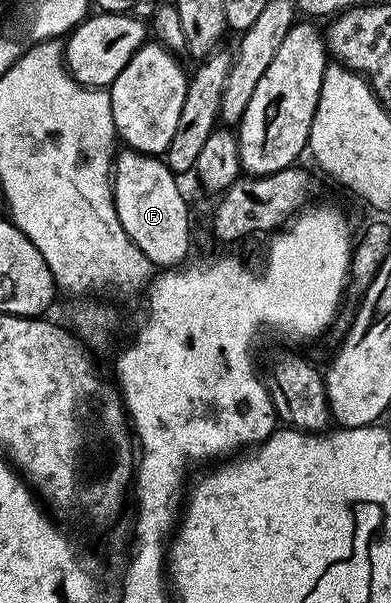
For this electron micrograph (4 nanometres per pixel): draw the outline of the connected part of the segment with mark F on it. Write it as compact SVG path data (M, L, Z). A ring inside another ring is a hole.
M123 151L114 157L112 173L114 205L120 226L124 226L128 238L140 246L151 265L162 270L173 269L181 265L190 252L190 208L178 185L179 177L170 171L165 159L157 155Z

